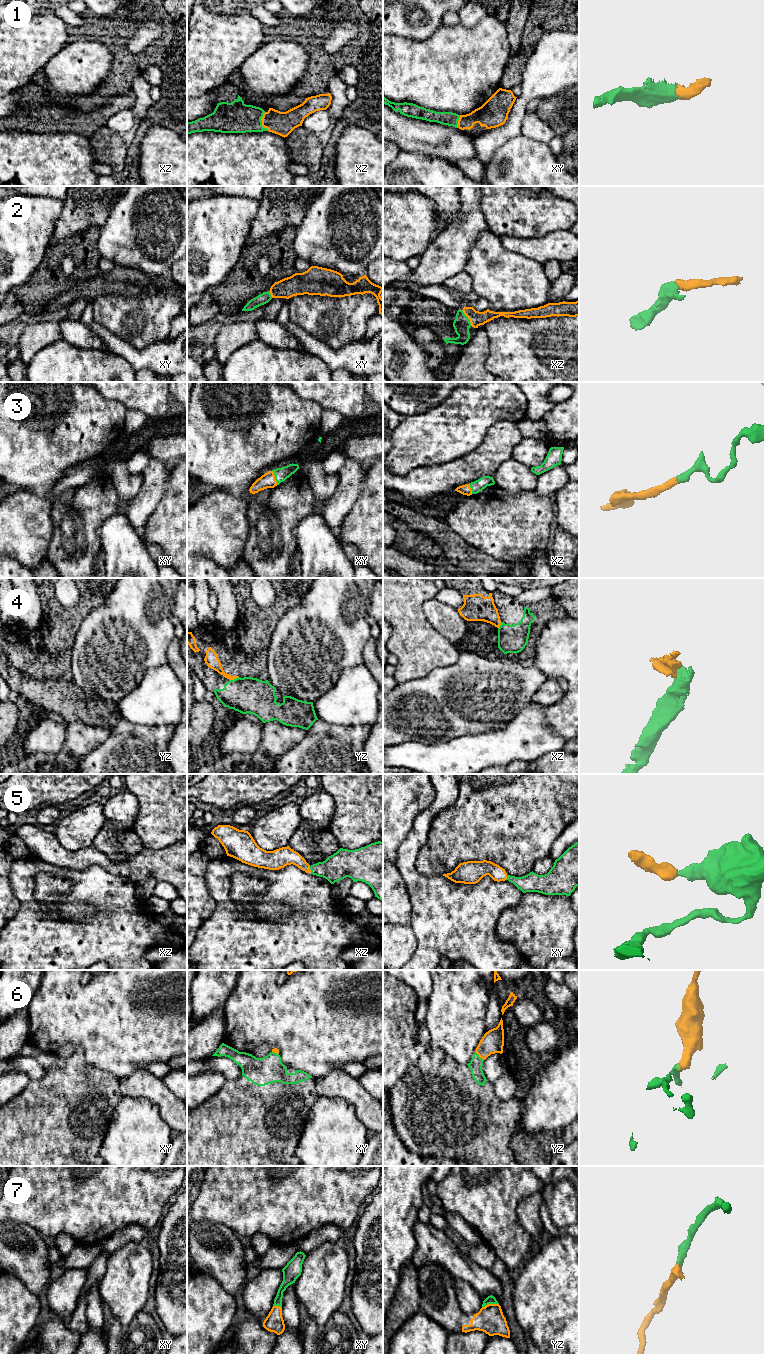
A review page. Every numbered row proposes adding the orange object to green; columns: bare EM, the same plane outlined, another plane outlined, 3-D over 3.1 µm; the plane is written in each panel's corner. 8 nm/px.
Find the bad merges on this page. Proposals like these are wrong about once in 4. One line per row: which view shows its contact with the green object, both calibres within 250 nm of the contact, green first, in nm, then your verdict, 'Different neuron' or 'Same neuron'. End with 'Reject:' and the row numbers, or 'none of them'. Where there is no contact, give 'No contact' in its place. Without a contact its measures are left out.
1: Touches green in xz. Thickness 260 nm (green) against 190 nm. Same neuron
2: Touches green in xz. Thickness 140 nm (green) against 120 nm. Same neuron
3: Touches green in xy. Thickness 110 nm (green) against 120 nm. Same neuron
4: Touches green in yz. Thickness 280 nm (green) against 110 nm. Different neuron
5: Touches green in xz. Thickness 220 nm (green) against 150 nm. Same neuron
6: Touches green in yz. Thickness 110 nm (green) against 180 nm. Same neuron
7: Touches green in yz. Thickness 70 nm (green) against 220 nm. Same neuron
Reject: 4

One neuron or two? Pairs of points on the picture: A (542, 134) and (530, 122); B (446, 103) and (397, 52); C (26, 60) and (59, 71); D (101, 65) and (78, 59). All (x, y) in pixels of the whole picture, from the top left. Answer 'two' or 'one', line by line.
A: one
B: one
C: two
D: one

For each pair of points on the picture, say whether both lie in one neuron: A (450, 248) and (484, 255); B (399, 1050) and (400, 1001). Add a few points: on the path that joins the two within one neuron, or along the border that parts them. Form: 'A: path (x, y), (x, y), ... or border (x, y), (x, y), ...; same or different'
A: border (483, 232), (470, 250), (468, 260), (462, 270); different
B: path (399, 1038), (400, 1013); same

